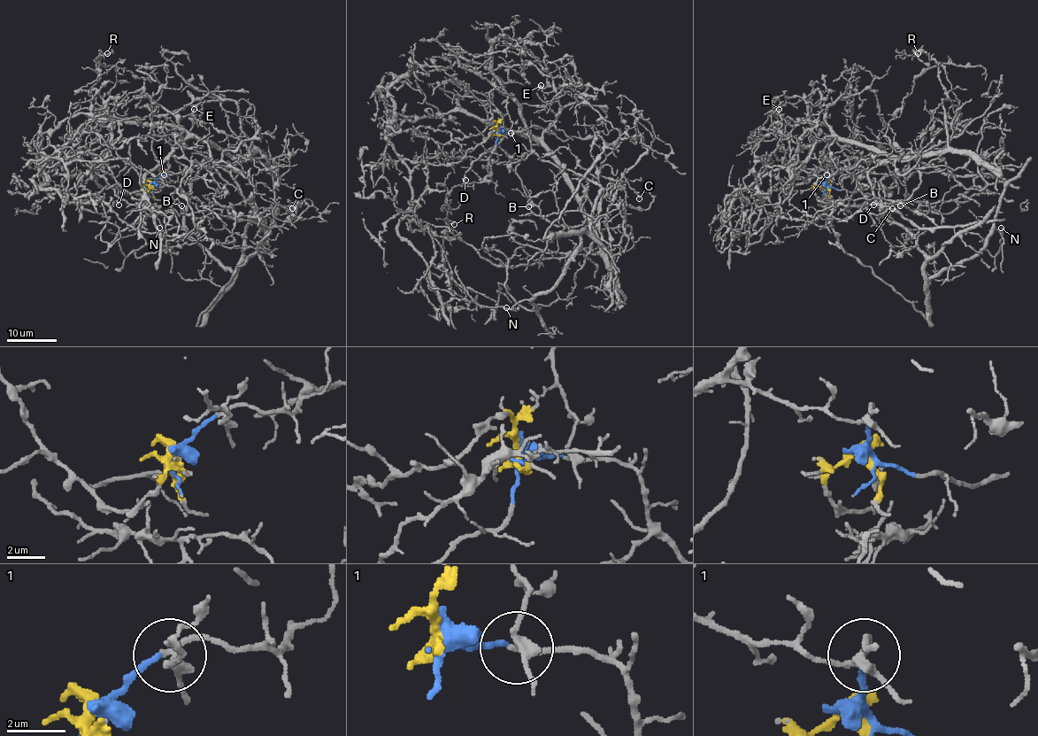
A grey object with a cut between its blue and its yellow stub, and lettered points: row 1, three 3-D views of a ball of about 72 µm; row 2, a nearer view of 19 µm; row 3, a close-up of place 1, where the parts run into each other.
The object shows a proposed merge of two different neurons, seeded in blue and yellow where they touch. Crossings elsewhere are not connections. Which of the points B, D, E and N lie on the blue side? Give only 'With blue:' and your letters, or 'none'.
With blue: B, D, N

